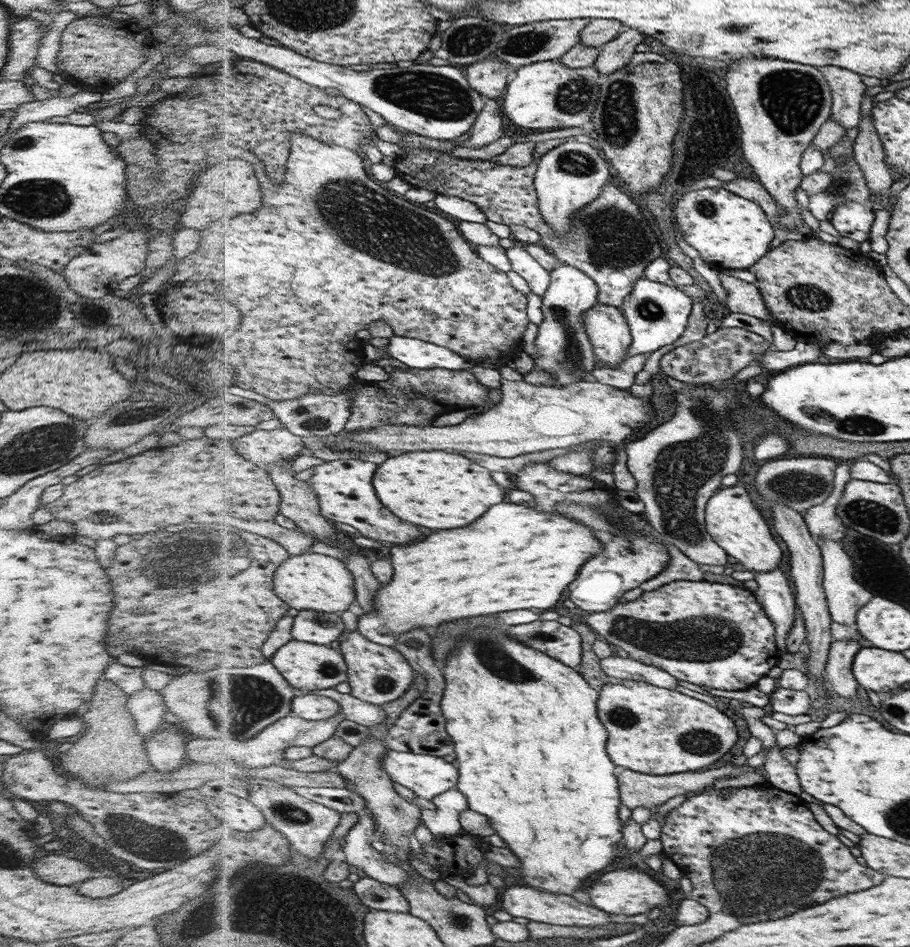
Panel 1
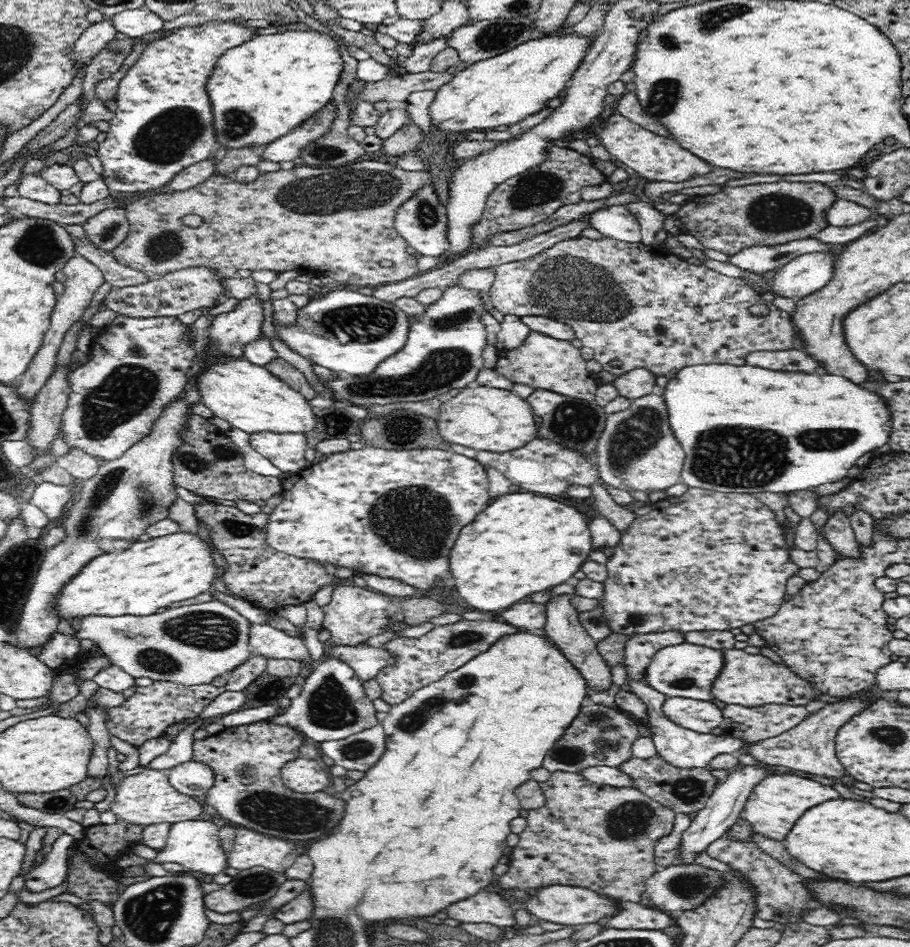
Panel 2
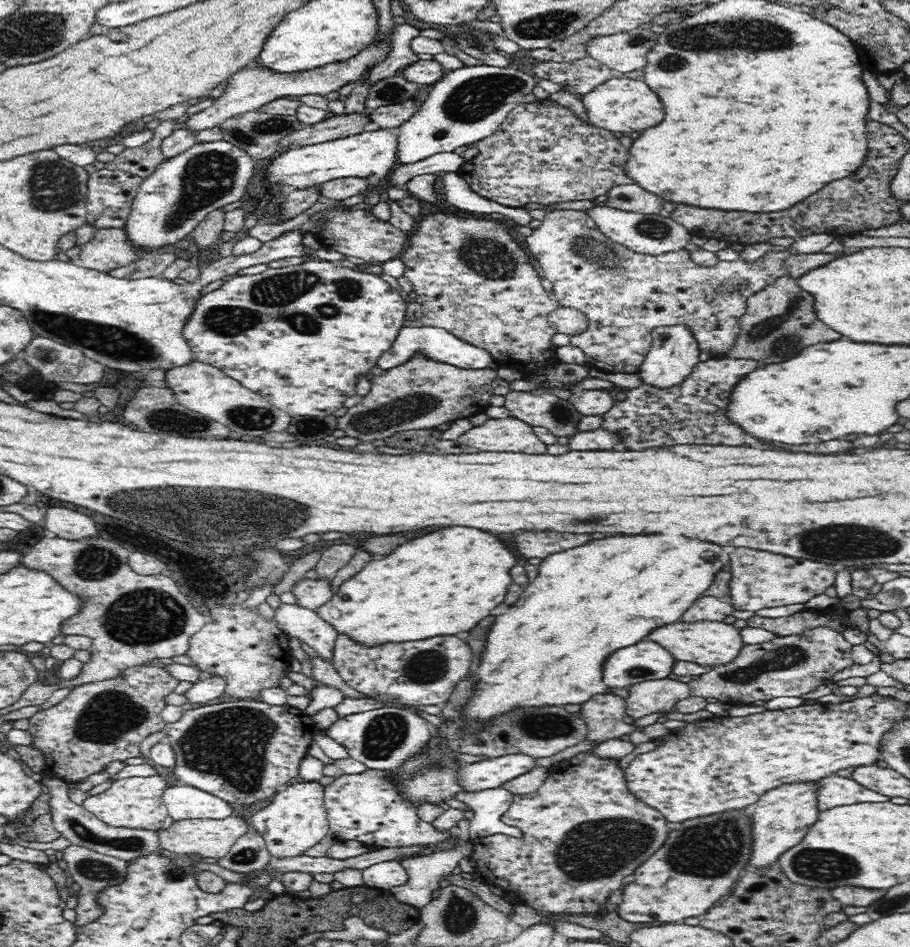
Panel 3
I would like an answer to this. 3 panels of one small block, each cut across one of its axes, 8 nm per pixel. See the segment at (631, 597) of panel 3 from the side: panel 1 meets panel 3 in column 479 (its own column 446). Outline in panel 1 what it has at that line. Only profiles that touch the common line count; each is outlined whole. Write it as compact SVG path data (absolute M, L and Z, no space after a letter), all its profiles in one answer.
M478 628L460 648L460 652L450 660L448 670L445 670L445 677L448 678L446 694L442 702L443 711L448 720L447 730L457 744L456 764L460 767L460 784L458 789L468 796L468 808L486 815L488 824L494 828L494 832L508 844L510 852L520 860L518 869L518 880L526 887L540 889L549 894L566 894L571 896L574 892L584 892L584 886L590 876L604 870L612 860L618 856L618 842L622 840L622 821L618 816L620 808L620 797L622 791L618 790L616 780L616 763L606 754L607 728L600 724L596 716L596 698L598 692L592 690L592 686L580 675L578 671L570 666L559 662L559 659L552 658L540 650L532 650L520 642L510 640L500 632L498 628Z

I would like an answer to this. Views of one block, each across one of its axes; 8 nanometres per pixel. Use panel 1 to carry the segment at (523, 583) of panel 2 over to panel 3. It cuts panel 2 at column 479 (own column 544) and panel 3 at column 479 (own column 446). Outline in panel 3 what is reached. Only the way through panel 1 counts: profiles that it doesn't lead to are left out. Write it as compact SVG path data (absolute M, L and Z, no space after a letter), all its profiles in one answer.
M462 526L442 528L398 546L380 560L368 562L356 576L340 582L330 600L318 606L315 613L332 625L337 637L346 637L346 640L367 649L376 649L390 642L400 644L434 636L454 636L472 630L474 624L490 616L488 610L504 600L504 592L512 582L508 570L514 564L516 556L492 534Z

